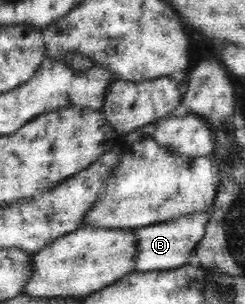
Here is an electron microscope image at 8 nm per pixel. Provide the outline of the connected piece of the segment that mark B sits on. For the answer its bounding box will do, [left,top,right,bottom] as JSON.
[133,212,210,272]

